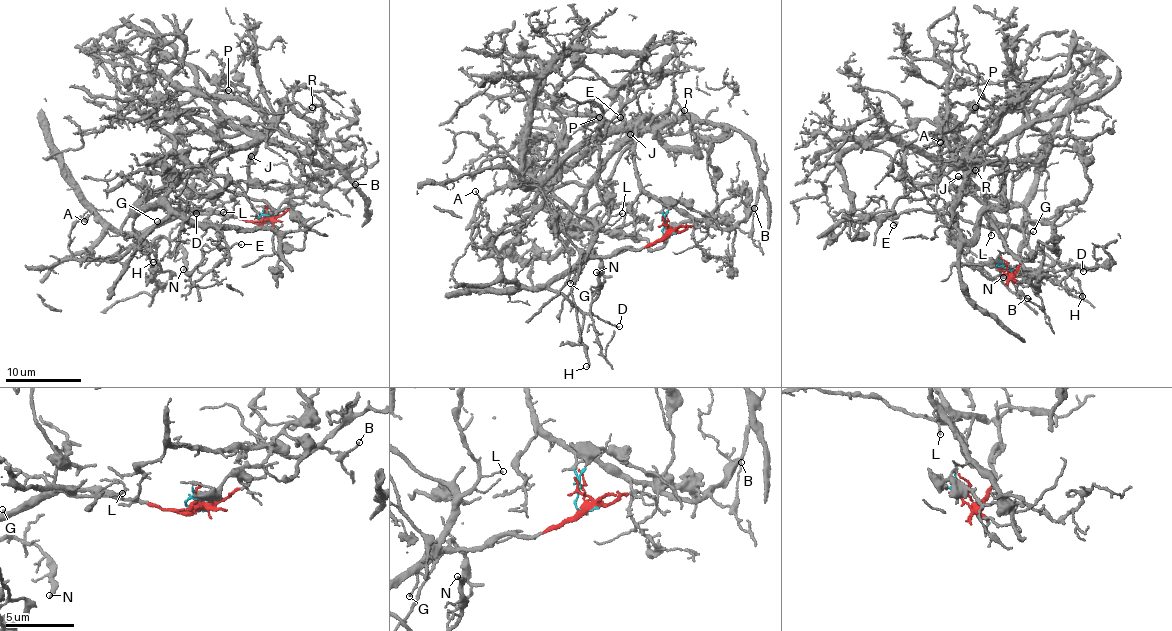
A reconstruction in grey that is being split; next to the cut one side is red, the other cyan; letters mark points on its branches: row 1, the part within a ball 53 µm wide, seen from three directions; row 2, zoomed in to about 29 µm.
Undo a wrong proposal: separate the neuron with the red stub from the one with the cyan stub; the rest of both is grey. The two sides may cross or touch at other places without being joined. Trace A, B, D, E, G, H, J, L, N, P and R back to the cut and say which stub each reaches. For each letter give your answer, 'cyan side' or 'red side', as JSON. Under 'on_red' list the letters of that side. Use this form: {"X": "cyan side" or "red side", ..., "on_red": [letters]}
{"A": "red side", "B": "cyan side", "D": "red side", "E": "red side", "G": "red side", "H": "red side", "J": "cyan side", "L": "red side", "N": "red side", "P": "cyan side", "R": "cyan side", "on_red": ["A", "D", "E", "G", "H", "L", "N"]}

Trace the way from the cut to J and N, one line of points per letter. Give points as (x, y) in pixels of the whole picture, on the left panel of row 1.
J: (262, 221), (259, 216), (302, 195), (305, 188), (250, 184), (249, 160), (251, 156)
N: (264, 221), (202, 209), (178, 211), (136, 233), (147, 244), (167, 238), (182, 248), (186, 264), (182, 269)

